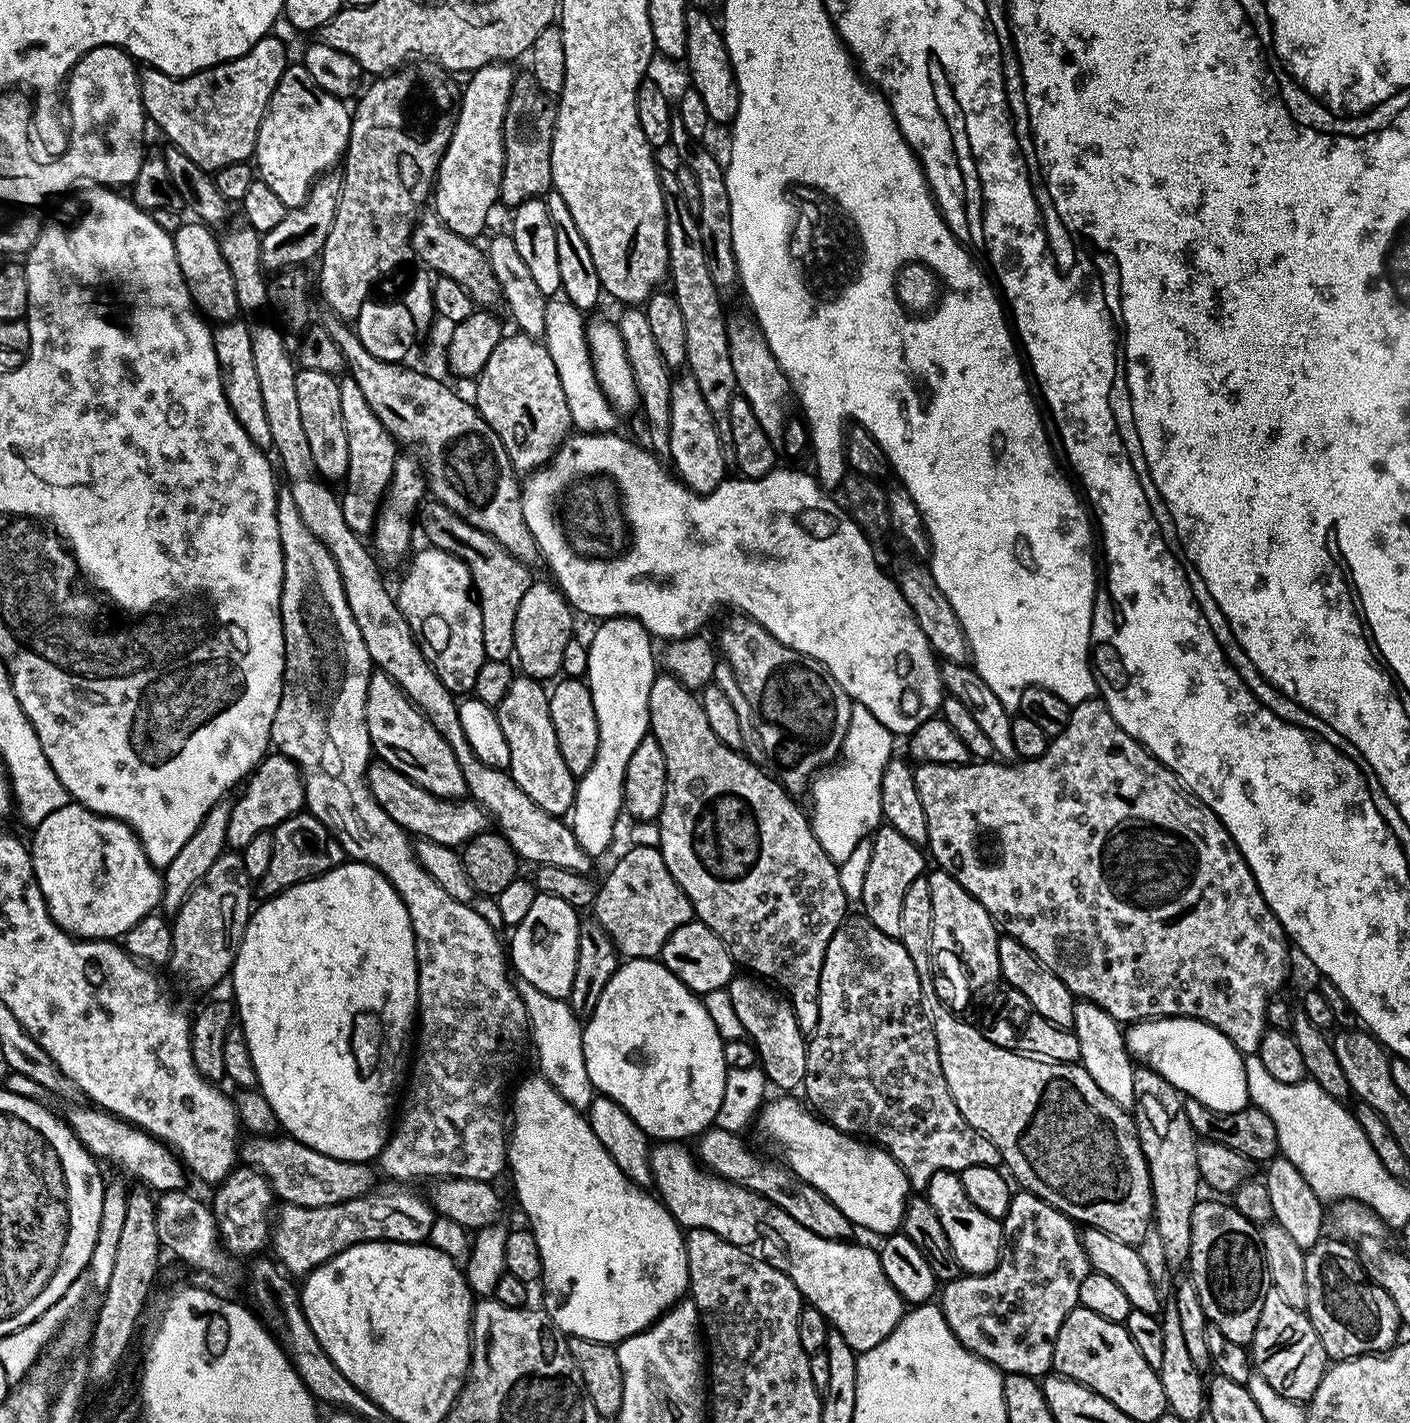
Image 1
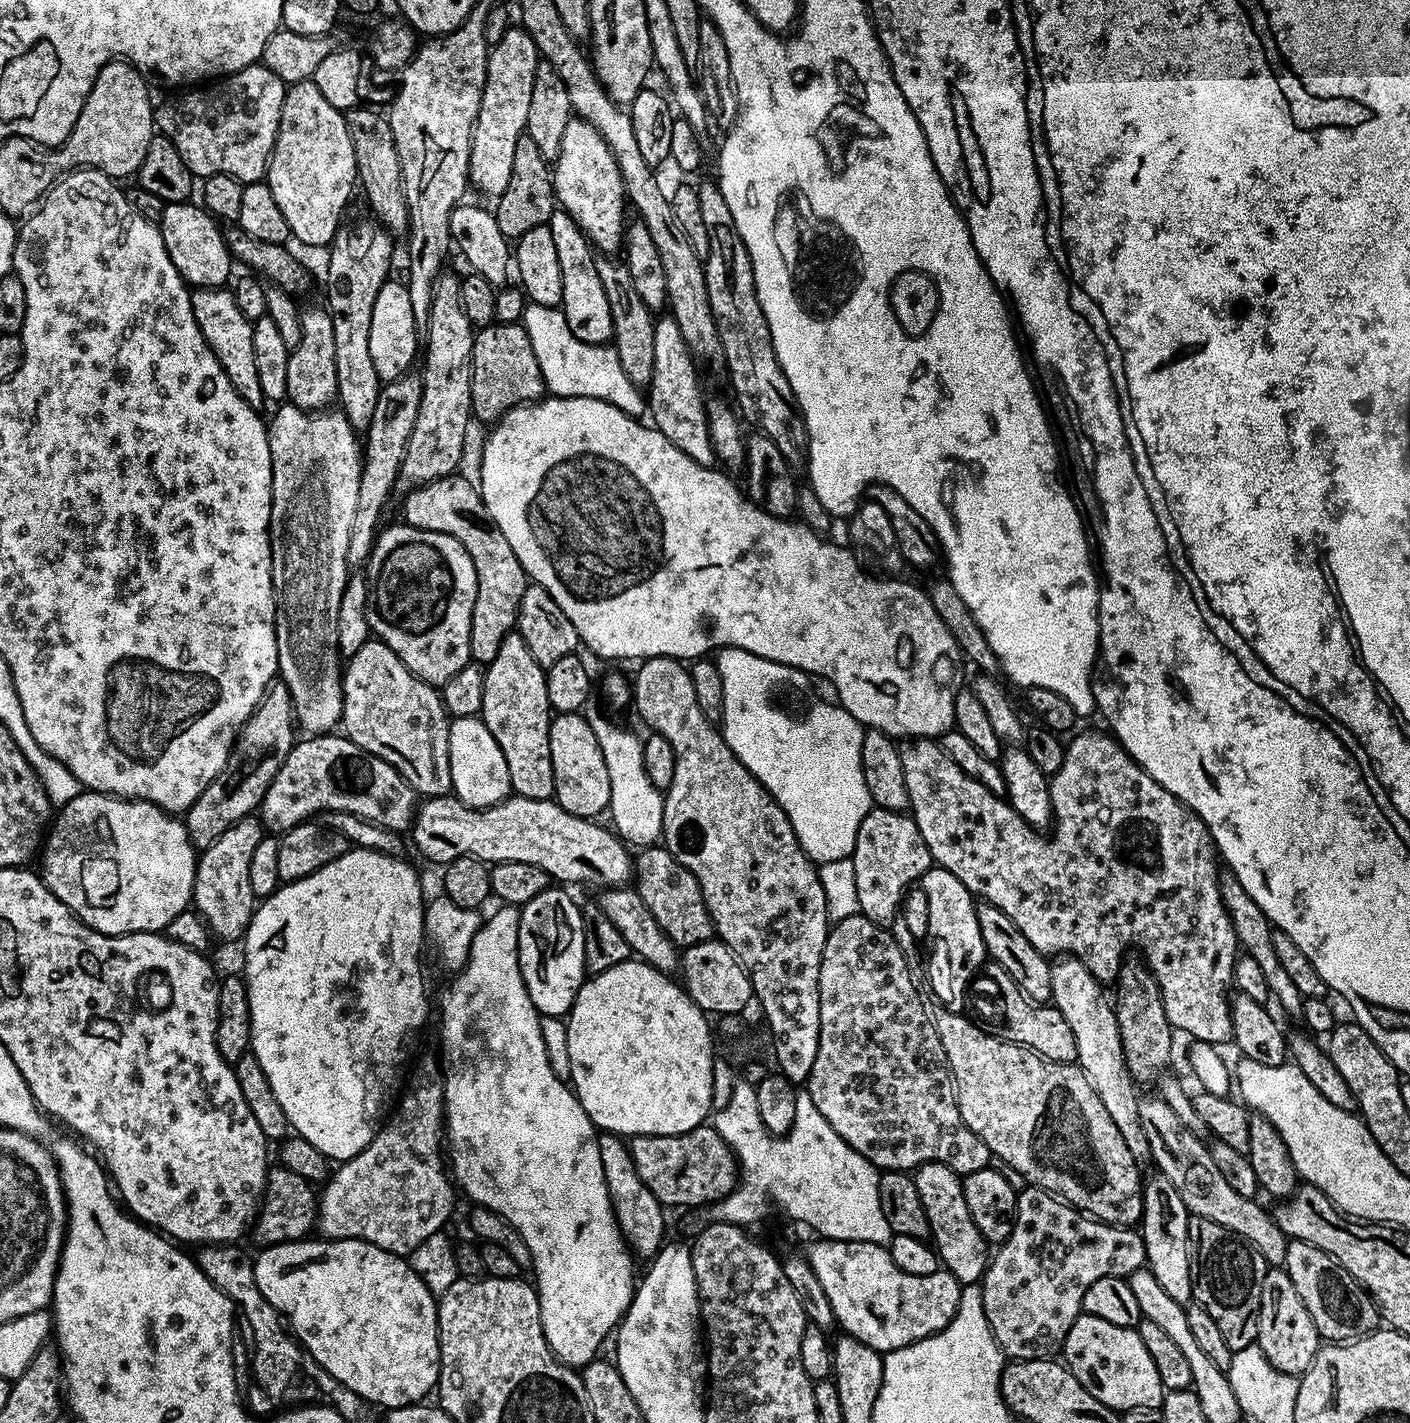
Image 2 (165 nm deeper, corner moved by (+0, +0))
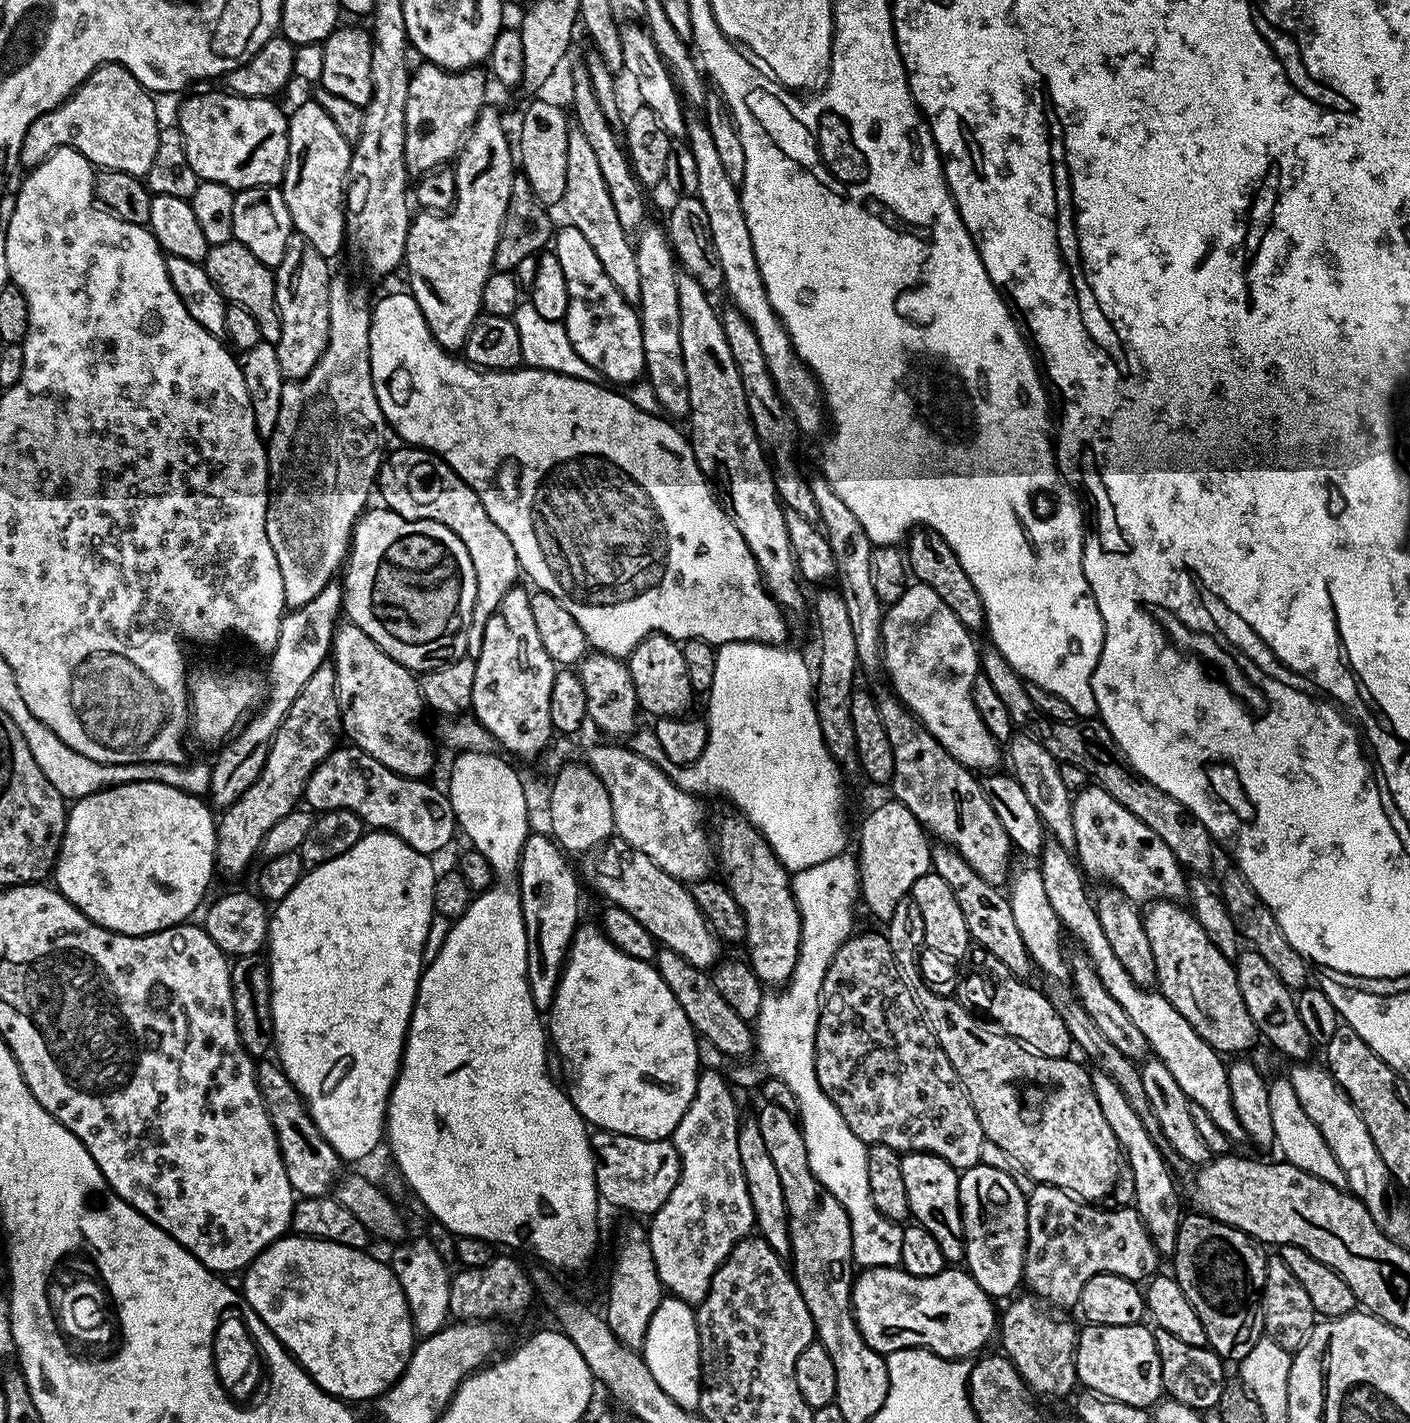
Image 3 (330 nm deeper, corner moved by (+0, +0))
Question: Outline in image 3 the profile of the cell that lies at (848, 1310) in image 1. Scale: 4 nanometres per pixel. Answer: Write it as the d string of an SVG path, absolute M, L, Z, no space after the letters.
M899 1266L866 1268L852 1282L852 1314L856 1324L865 1342L881 1354L903 1348L927 1348L950 1360L975 1357L987 1349L984 1347L988 1339L994 1336L998 1328L998 1308L996 1310L992 1304L995 1304L993 1297L988 1296L982 1286L978 1286L971 1272L960 1266L945 1267L943 1272L930 1278L918 1278Z

